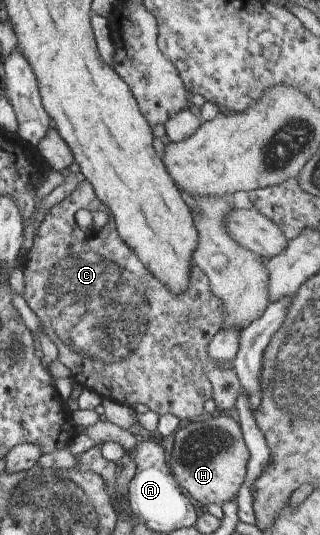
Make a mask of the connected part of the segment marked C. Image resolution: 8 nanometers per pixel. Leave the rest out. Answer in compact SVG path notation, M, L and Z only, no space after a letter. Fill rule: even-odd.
M85 179L77 184L70 195L60 200L59 203L54 204L43 216L43 220L39 224L37 230L37 237L31 244L31 248L23 259L22 264L24 270L23 275L23 294L22 298L27 306L33 312L33 316L41 322L41 328L44 328L49 340L56 345L57 357L56 359L69 369L71 377L80 385L82 389L89 389L89 392L96 393L99 400L109 399L116 403L127 404L133 406L134 404L144 404L148 410L152 410L155 414L164 415L172 414L179 420L189 420L195 416L204 416L204 402L212 398L212 388L210 382L207 380L206 374L203 373L201 362L206 358L206 346L208 342L214 337L214 334L222 328L224 324L224 312L220 310L222 304L221 299L218 299L210 291L208 278L205 276L195 264L190 267L190 275L188 282L188 289L185 294L174 295L169 292L164 284L161 284L146 268L145 265L134 255L134 252L119 238L116 228L114 227L114 220L108 211L108 208L95 196L92 186ZM80 208L89 210L91 214L99 210L107 215L107 222L98 230L89 229L83 240L74 239L71 231L77 227L73 215Z

